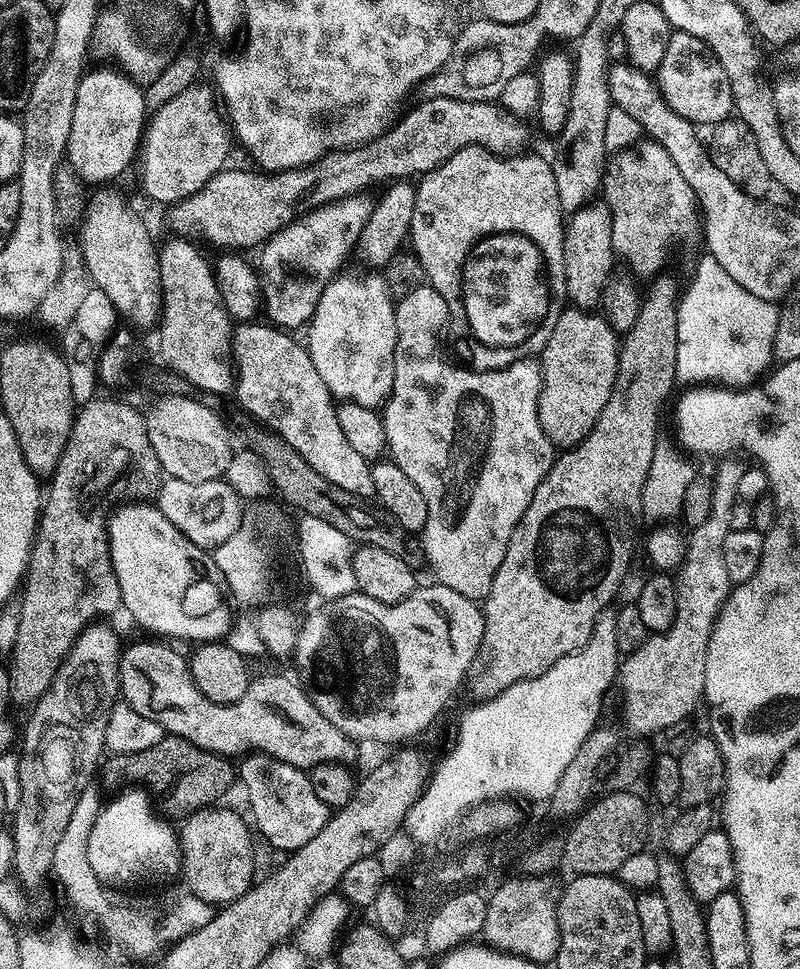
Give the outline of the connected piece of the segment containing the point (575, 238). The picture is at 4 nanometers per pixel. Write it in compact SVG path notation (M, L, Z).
M587 202L569 215L564 225L564 269L568 300L573 305L590 310L601 303L603 288L614 271L612 260L614 253L610 210L603 202Z

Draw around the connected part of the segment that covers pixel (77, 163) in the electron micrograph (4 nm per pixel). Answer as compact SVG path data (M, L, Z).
M96 68L85 71L74 102L74 122L70 122L67 163L74 166L81 180L98 186L112 182L137 159L146 131L146 109L141 85L123 71Z

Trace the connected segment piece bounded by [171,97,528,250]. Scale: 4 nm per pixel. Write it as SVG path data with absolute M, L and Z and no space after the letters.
M434 97L422 99L417 108L409 107L395 124L385 131L384 135L355 148L345 149L342 152L330 152L323 159L307 168L292 168L290 171L265 174L260 170L252 172L219 172L200 192L190 198L180 201L171 209L172 224L175 231L185 238L201 236L212 244L221 244L224 250L244 250L263 245L278 229L291 224L297 219L296 207L300 199L308 192L309 209L319 208L321 204L333 204L335 200L345 200L347 196L363 193L363 188L371 184L383 185L385 182L408 180L409 178L423 178L427 172L433 172L438 166L446 163L458 150L463 148L486 148L498 156L519 156L525 151L528 144L528 128L523 119L515 116L493 101L460 101L448 97Z

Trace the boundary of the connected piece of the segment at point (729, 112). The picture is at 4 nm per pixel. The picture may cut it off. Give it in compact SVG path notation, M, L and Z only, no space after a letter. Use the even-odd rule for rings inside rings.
M673 31L654 79L674 114L682 114L682 118L694 125L715 126L733 115L730 78L712 48L700 38L694 38L694 34Z

